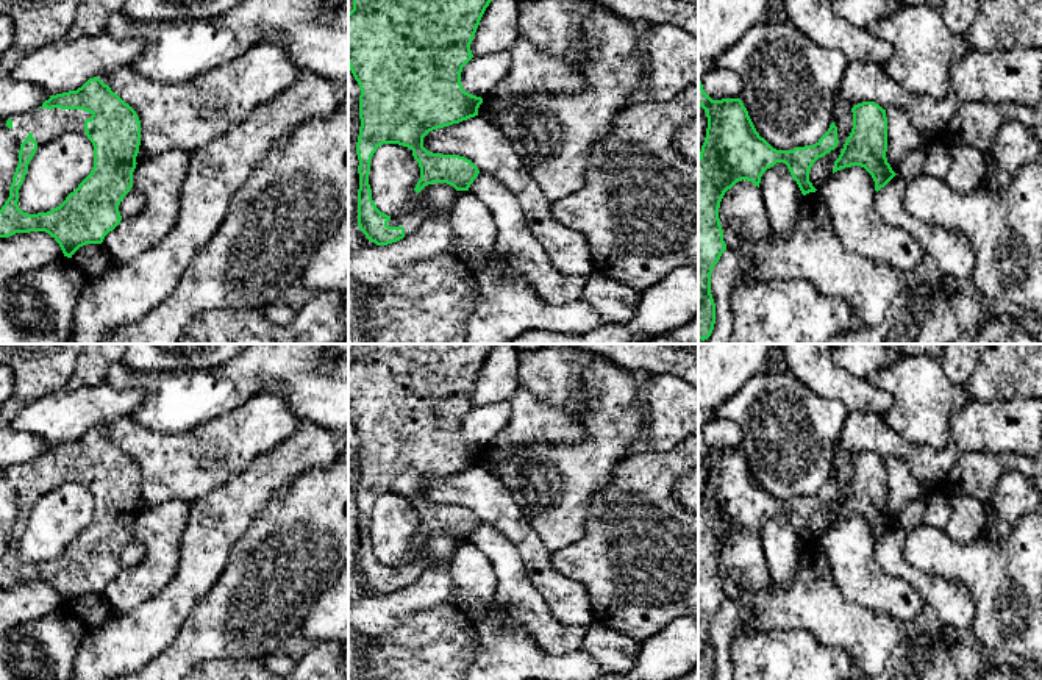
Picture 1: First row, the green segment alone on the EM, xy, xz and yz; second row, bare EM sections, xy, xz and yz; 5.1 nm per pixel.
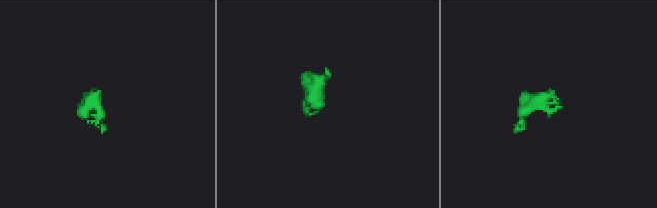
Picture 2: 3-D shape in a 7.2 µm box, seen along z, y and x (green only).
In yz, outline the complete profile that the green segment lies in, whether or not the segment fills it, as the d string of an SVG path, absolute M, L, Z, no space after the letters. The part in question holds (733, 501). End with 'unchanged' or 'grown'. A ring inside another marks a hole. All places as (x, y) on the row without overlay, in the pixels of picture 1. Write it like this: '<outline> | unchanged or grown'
M698 430L698 455L708 467L698 506L698 680L714 680L711 624L726 600L719 569L725 542L742 530L759 538L762 524L776 513L787 516L803 546L815 542L809 521L839 489L833 472L814 496L776 500L759 486L740 449L712 450Z | unchanged

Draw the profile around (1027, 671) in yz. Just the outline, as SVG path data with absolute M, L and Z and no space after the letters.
M1023 663L1014 669L1020 680L1042 680L1042 667L1036 664Z

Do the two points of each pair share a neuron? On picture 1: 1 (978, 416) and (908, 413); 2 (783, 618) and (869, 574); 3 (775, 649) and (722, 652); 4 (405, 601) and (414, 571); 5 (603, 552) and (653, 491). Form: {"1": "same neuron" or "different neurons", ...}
{"1": "different neurons", "2": "different neurons", "3": "different neurons", "4": "different neurons", "5": "same neuron"}

